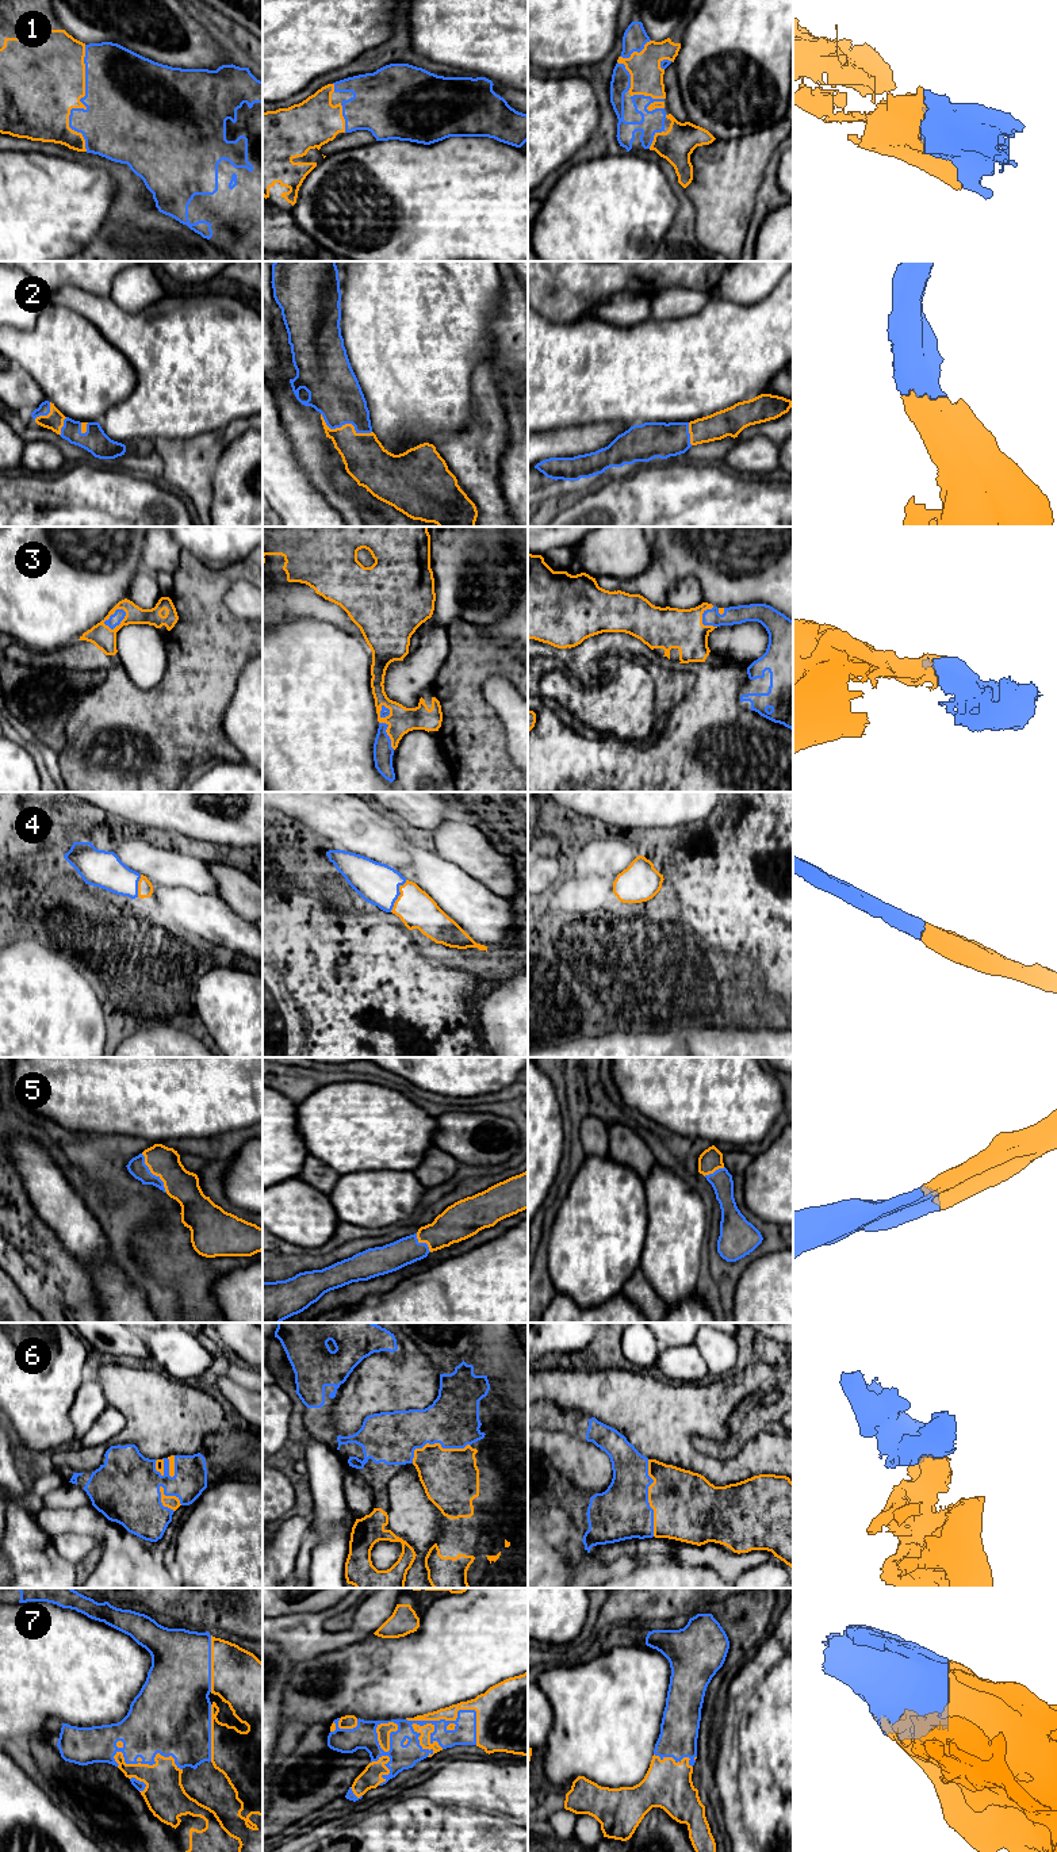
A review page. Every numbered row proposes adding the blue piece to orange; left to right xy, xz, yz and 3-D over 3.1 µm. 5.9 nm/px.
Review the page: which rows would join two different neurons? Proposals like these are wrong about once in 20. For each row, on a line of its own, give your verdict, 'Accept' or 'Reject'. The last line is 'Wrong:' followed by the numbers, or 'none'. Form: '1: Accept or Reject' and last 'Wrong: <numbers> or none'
1: Accept
2: Accept
3: Accept
4: Accept
5: Accept
6: Accept
7: Accept
Wrong: none

